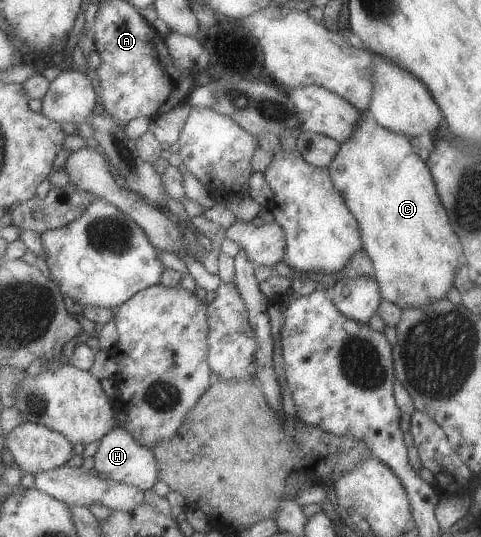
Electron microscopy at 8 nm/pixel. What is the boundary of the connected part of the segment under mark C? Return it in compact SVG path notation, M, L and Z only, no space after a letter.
M361 111L361 114L359 114L359 122L357 122L353 134L339 145L339 150L337 150L337 154L335 154L333 160L329 163L328 170L335 190L341 194L343 200L345 200L345 206L347 206L349 212L357 221L362 248L373 264L375 270L373 277L377 281L381 300L396 304L397 308L401 310L405 310L405 308L421 308L421 306L427 306L427 304L431 304L435 300L445 300L447 298L447 292L454 286L453 276L455 276L455 270L463 262L463 250L459 238L457 238L457 235L451 230L451 226L449 226L447 213L439 200L435 183L431 178L431 174L429 174L429 168L427 168L426 162L423 162L415 150L413 150L409 138L403 136L403 134L391 132L391 130L379 126L368 111Z

